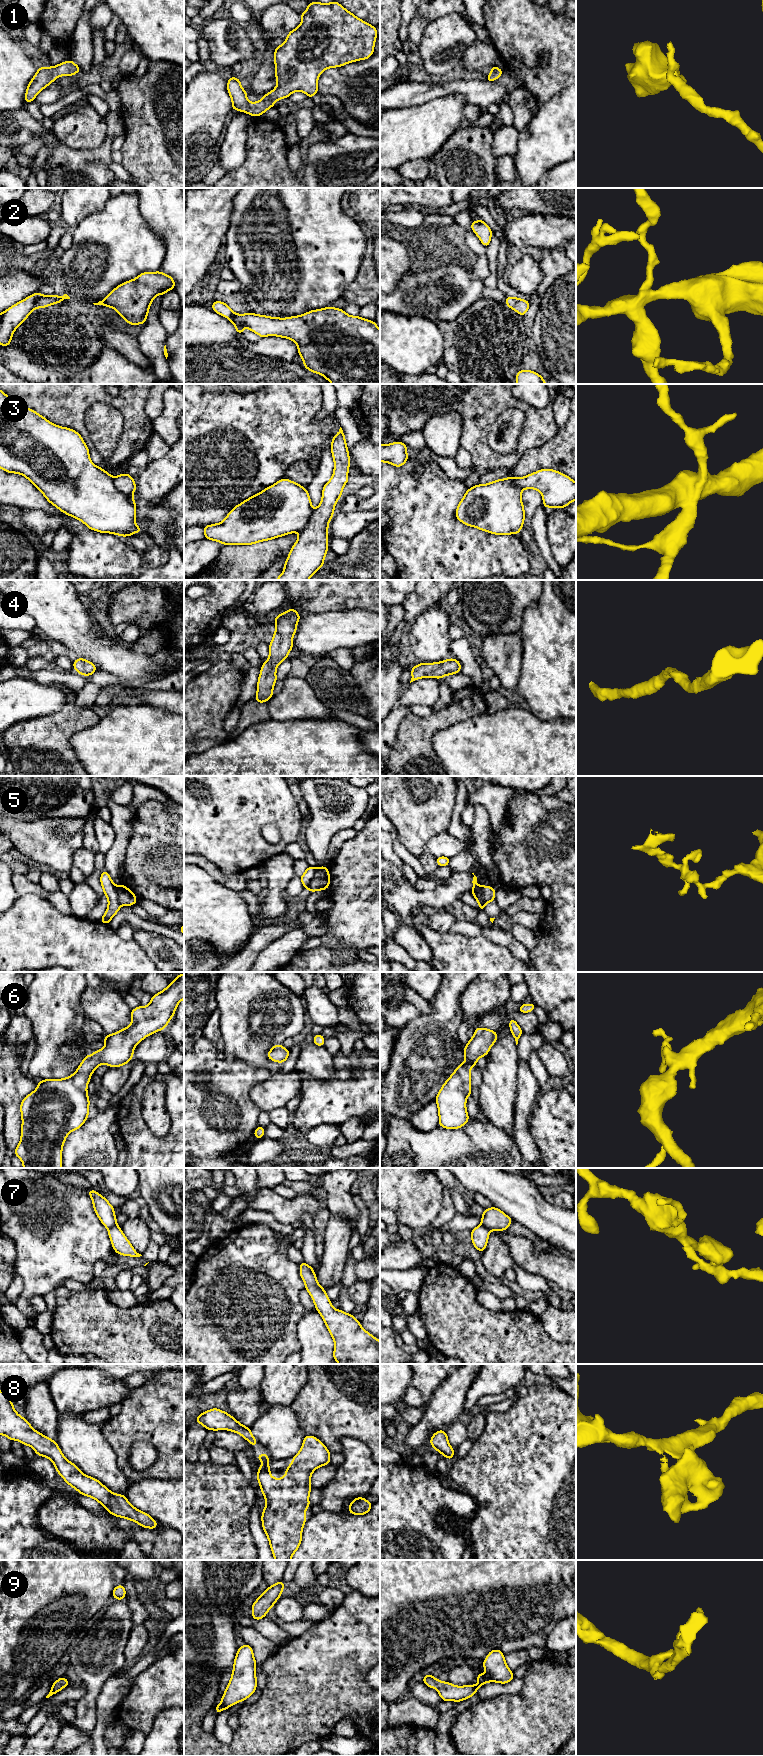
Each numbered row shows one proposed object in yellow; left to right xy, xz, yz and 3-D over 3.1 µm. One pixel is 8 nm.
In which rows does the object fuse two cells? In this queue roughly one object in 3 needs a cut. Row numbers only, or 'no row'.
3, 5, 7

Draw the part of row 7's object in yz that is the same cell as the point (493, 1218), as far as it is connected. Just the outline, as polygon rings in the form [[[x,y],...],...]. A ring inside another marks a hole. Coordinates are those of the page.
[[[494,1206],[492,1208],[484,1209],[481,1218],[481,1225],[489,1231],[506,1231],[509,1225],[513,1222],[509,1216]]]

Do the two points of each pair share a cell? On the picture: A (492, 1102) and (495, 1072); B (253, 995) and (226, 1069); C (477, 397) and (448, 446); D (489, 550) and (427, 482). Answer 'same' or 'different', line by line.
A: same
B: different
C: different
D: same

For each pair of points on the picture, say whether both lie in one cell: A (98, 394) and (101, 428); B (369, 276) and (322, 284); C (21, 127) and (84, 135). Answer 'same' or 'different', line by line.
A: different
B: different
C: different

